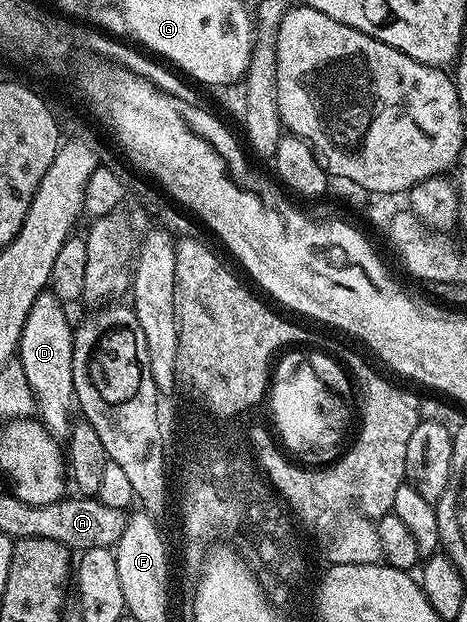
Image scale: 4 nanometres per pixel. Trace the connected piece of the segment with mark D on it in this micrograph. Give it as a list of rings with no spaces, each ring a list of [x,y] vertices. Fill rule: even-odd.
[[[41,291],[34,299],[26,315],[20,332],[18,360],[24,372],[27,392],[32,392],[36,400],[38,420],[50,436],[64,439],[74,425],[74,377],[72,375],[72,334],[73,322],[68,322],[65,302],[60,301],[50,291]]]

